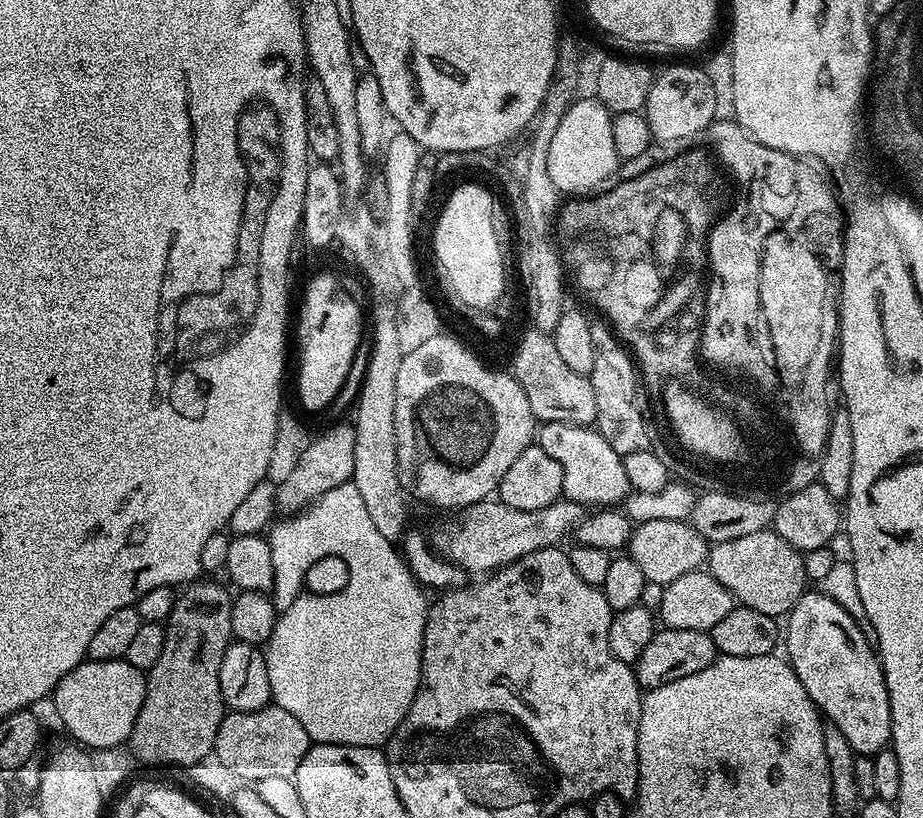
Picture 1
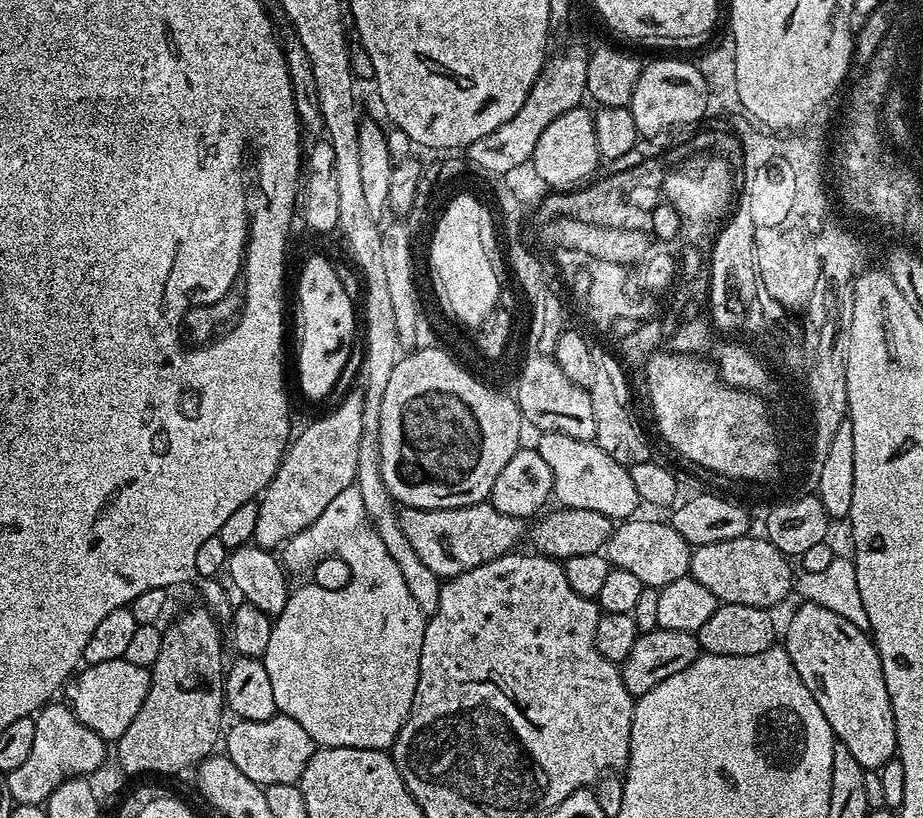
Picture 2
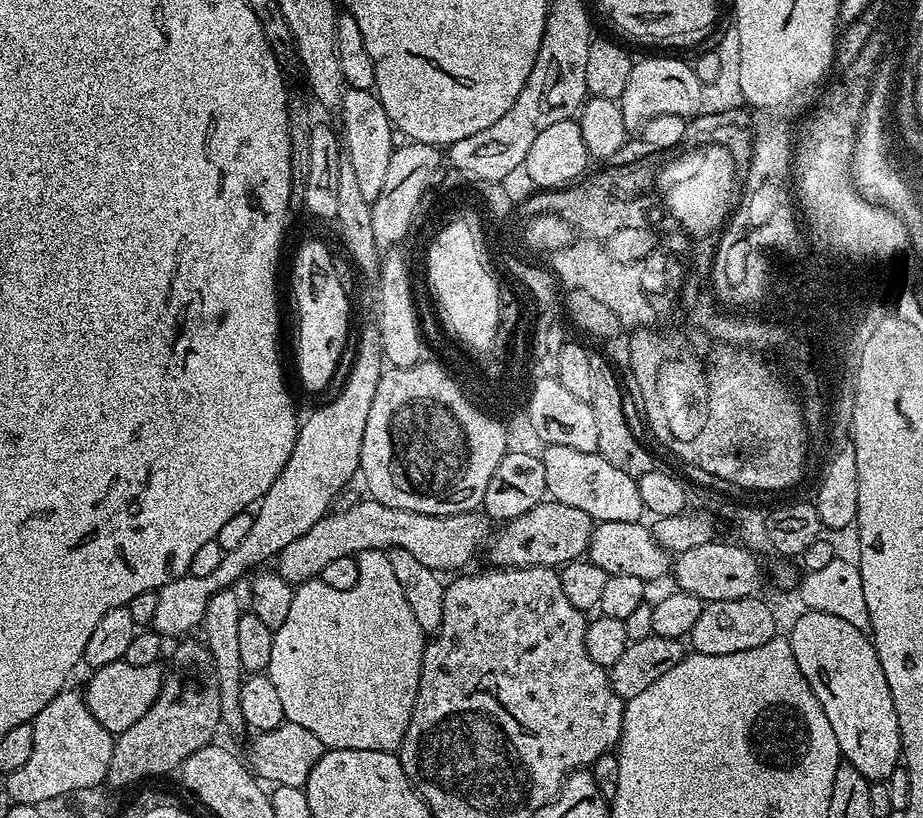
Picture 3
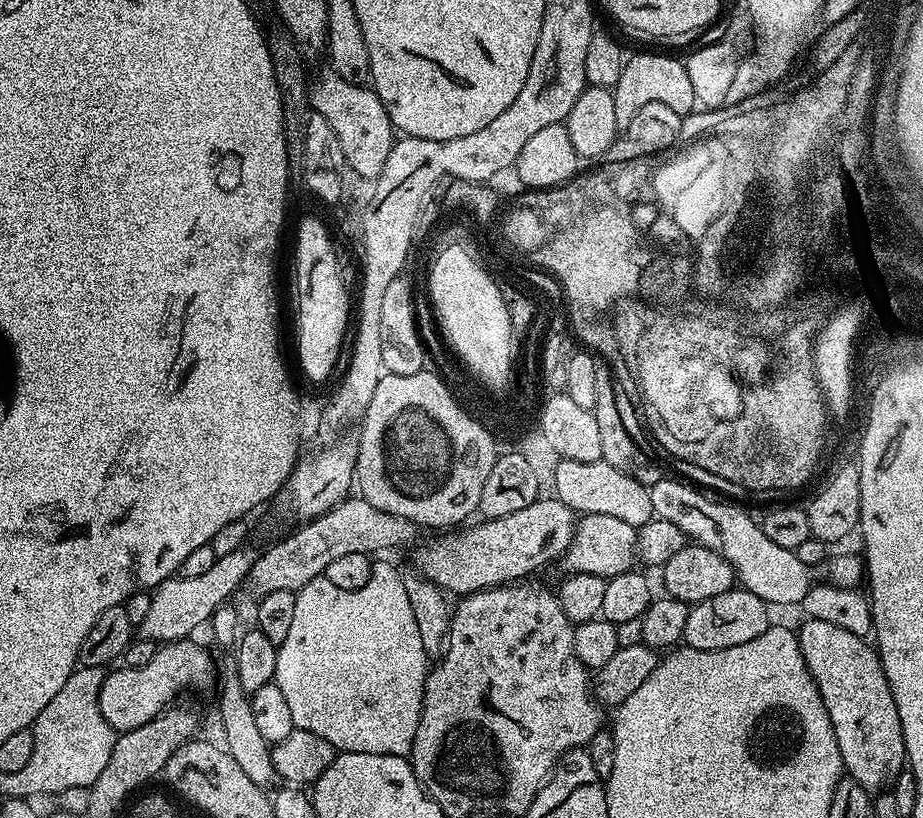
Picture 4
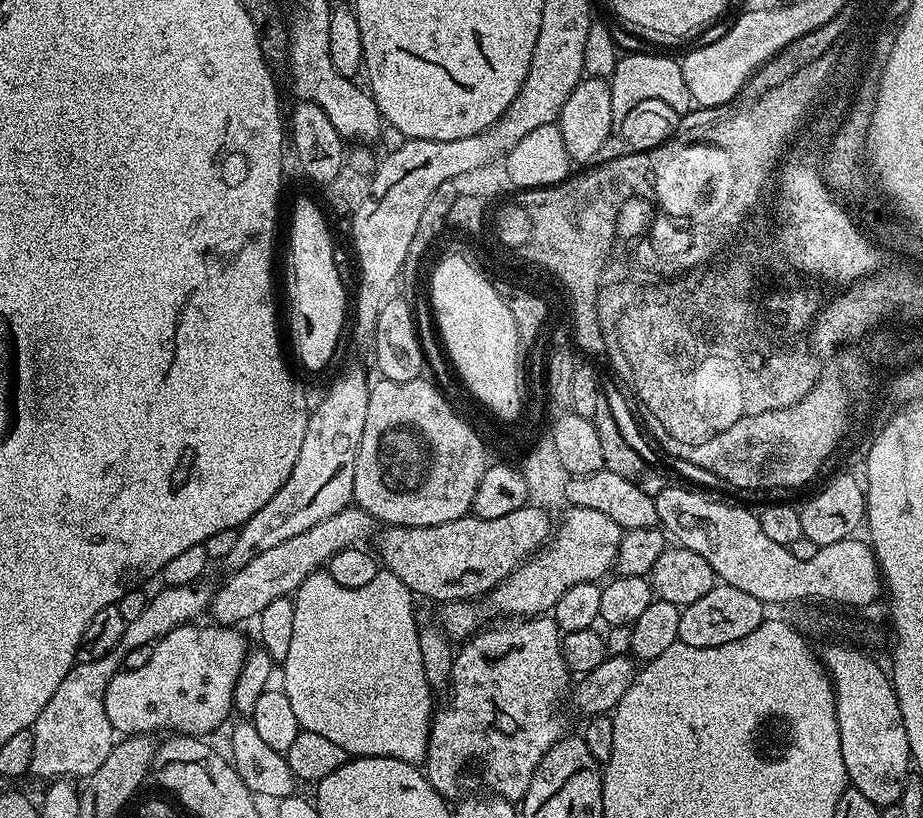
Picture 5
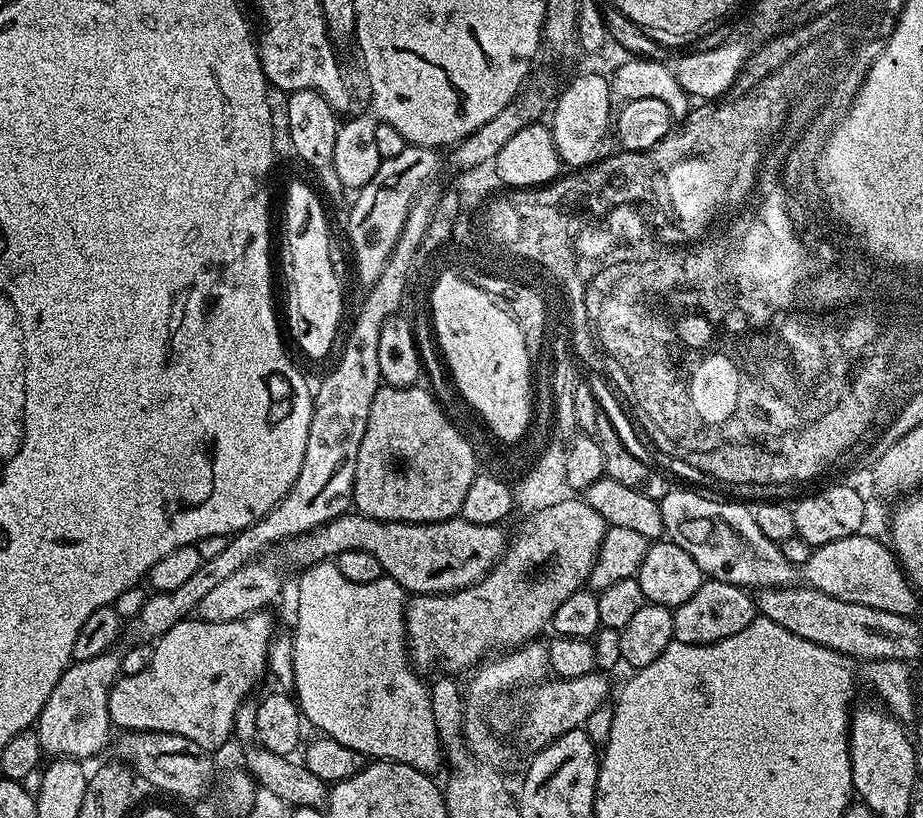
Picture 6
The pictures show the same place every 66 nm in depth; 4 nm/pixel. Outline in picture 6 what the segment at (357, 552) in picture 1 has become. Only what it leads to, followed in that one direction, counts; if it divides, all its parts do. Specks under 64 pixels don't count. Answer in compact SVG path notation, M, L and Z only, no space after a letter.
M323 560L314 566L303 569L299 573L300 581L296 584L296 632L291 633L293 640L294 699L300 705L300 715L317 729L319 735L328 736L334 742L342 742L342 746L350 746L350 750L358 750L366 758L392 760L396 764L405 764L419 772L435 773L435 768L442 764L442 745L440 735L434 726L434 710L430 710L430 691L427 683L420 681L421 673L414 667L409 654L408 642L404 631L404 605L406 593L398 582L390 577L379 576L374 582L350 582L342 578L342 570L332 560Z

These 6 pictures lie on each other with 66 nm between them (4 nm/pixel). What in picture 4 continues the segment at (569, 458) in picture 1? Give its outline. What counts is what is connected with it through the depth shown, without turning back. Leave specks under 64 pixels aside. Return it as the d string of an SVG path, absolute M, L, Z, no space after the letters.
M560 458L550 484L553 489L556 488L555 499L570 506L577 514L585 516L610 514L610 518L618 518L637 530L654 519L649 485L639 484L634 478L630 478L630 474L622 474L622 470L614 470L614 466L610 466L604 460L574 462L567 458Z

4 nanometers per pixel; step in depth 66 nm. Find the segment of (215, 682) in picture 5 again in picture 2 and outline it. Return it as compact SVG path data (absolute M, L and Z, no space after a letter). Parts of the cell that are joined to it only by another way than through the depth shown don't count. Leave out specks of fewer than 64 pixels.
M124 659L89 664L81 667L67 685L66 703L90 730L96 731L107 742L115 742L122 734L126 734L126 726L134 722L134 714L142 710L142 702L146 702L151 681L149 669L134 666Z

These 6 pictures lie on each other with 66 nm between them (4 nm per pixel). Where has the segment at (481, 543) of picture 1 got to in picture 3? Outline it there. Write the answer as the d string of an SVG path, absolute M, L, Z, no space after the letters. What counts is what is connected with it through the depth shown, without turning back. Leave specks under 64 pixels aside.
M371 498L363 499L358 501L357 504L350 505L345 512L329 511L327 516L319 520L310 530L306 530L306 534L302 534L302 538L294 538L294 542L290 542L290 546L286 546L286 550L280 552L278 573L288 584L295 586L304 584L307 580L317 579L320 571L329 562L334 562L334 558L359 557L361 552L395 550L398 548L414 554L414 558L418 558L418 562L430 566L435 572L447 574L447 572L453 571L452 573L455 573L460 570L455 570L455 568L460 568L463 564L468 564L475 558L476 551L484 543L486 543L485 545L489 543L494 532L493 521L480 510L463 512L453 516L435 516L434 514L418 514L414 510L398 510Z

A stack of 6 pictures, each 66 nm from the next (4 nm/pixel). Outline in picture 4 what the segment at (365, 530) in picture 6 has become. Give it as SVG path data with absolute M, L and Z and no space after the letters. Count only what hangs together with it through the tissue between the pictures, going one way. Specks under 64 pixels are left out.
M537 498L530 506L514 510L514 514L493 520L481 519L473 528L448 530L436 540L417 543L412 556L415 571L456 598L531 577L528 576L531 572L563 557L572 544L578 523L577 513L570 506L555 498L544 499Z

